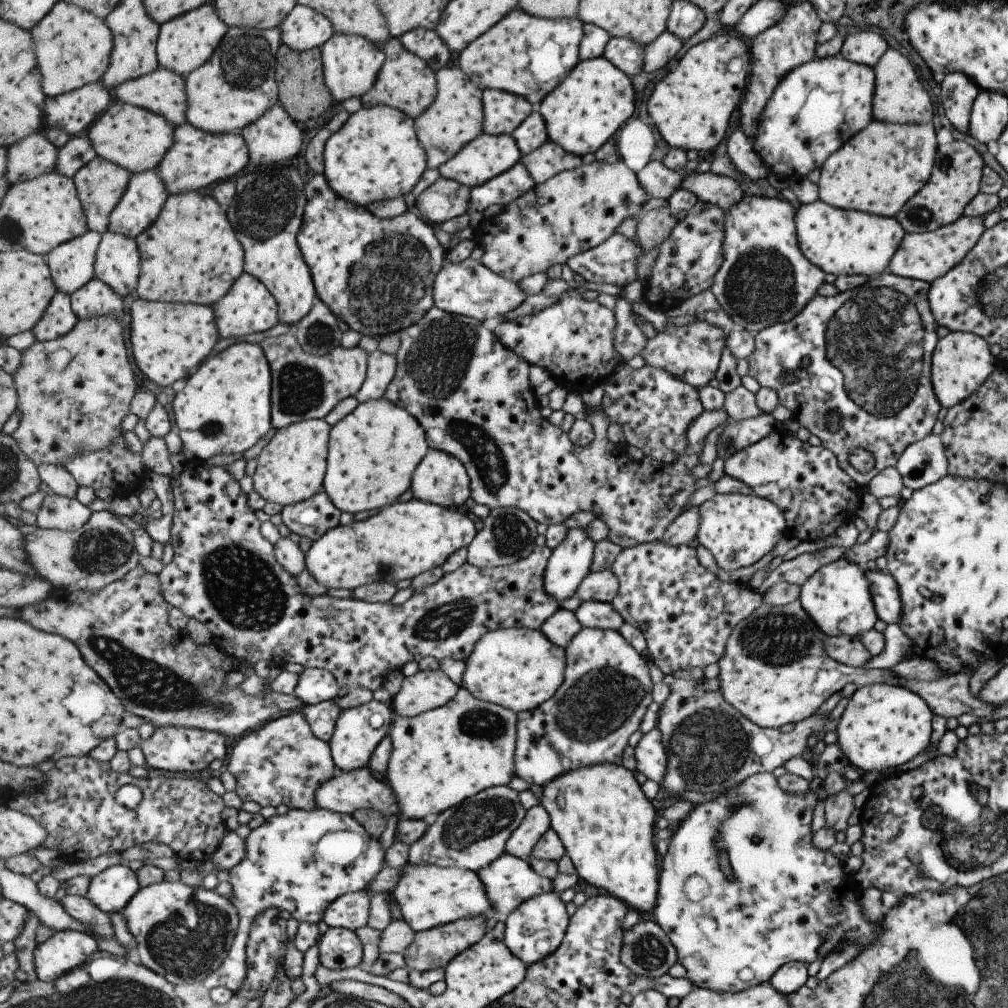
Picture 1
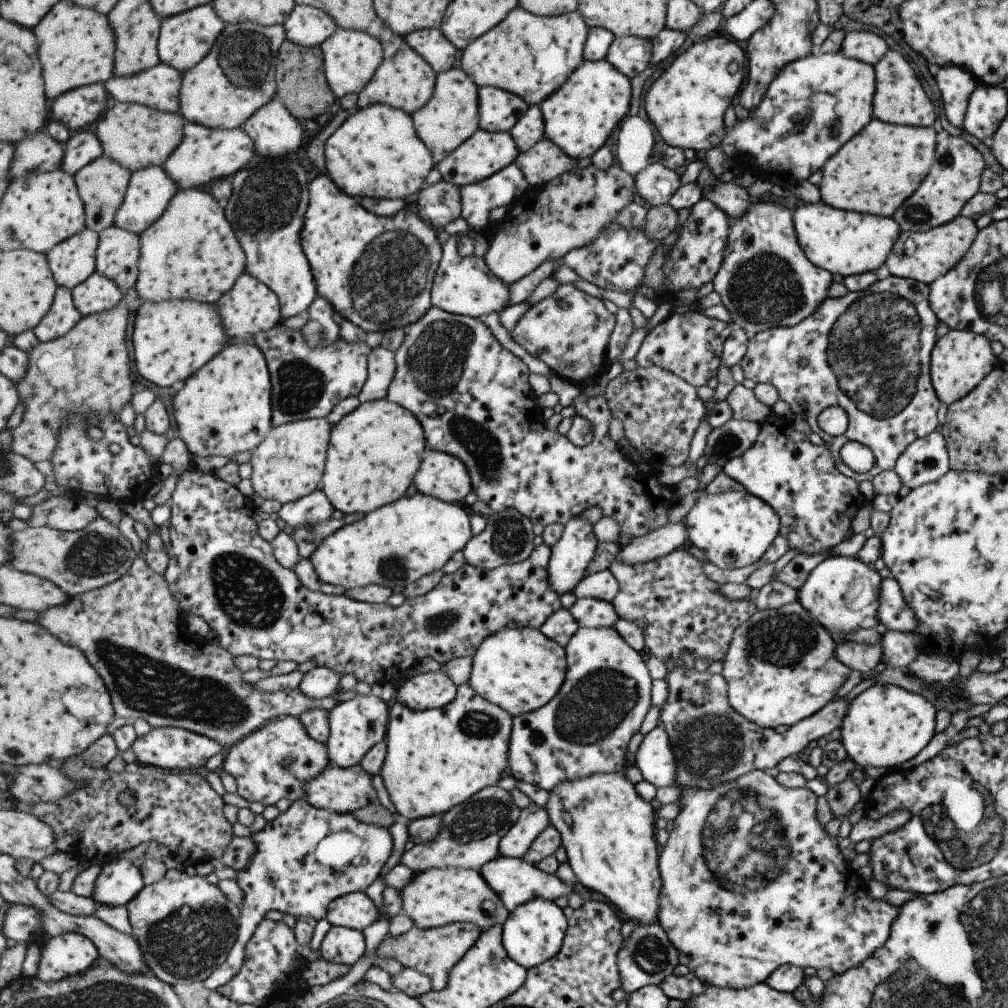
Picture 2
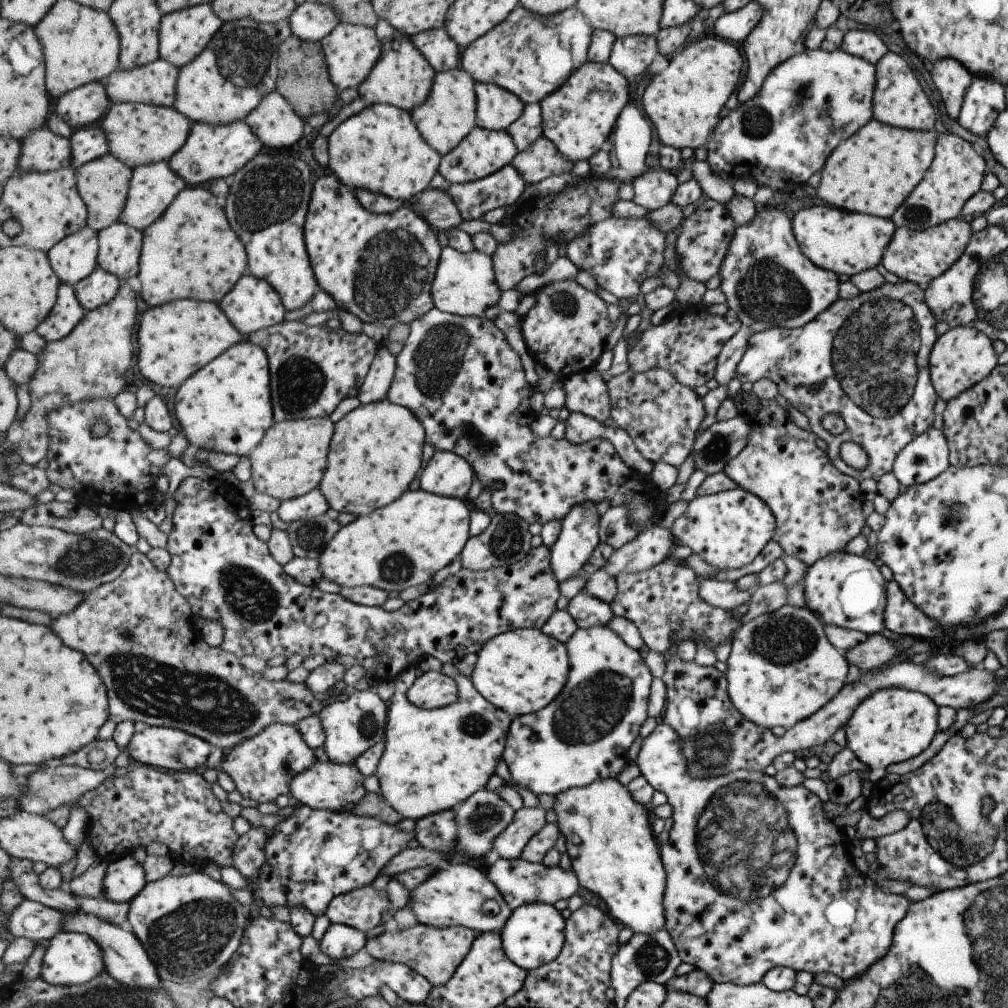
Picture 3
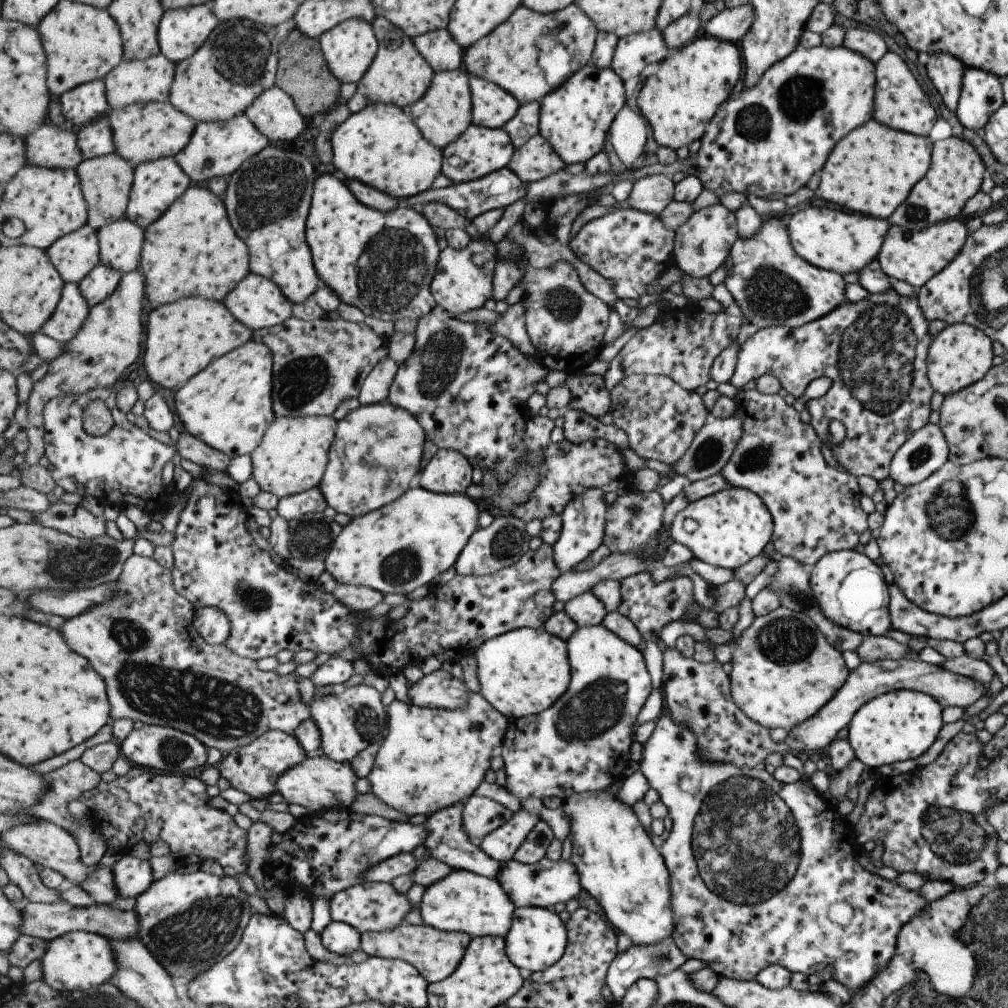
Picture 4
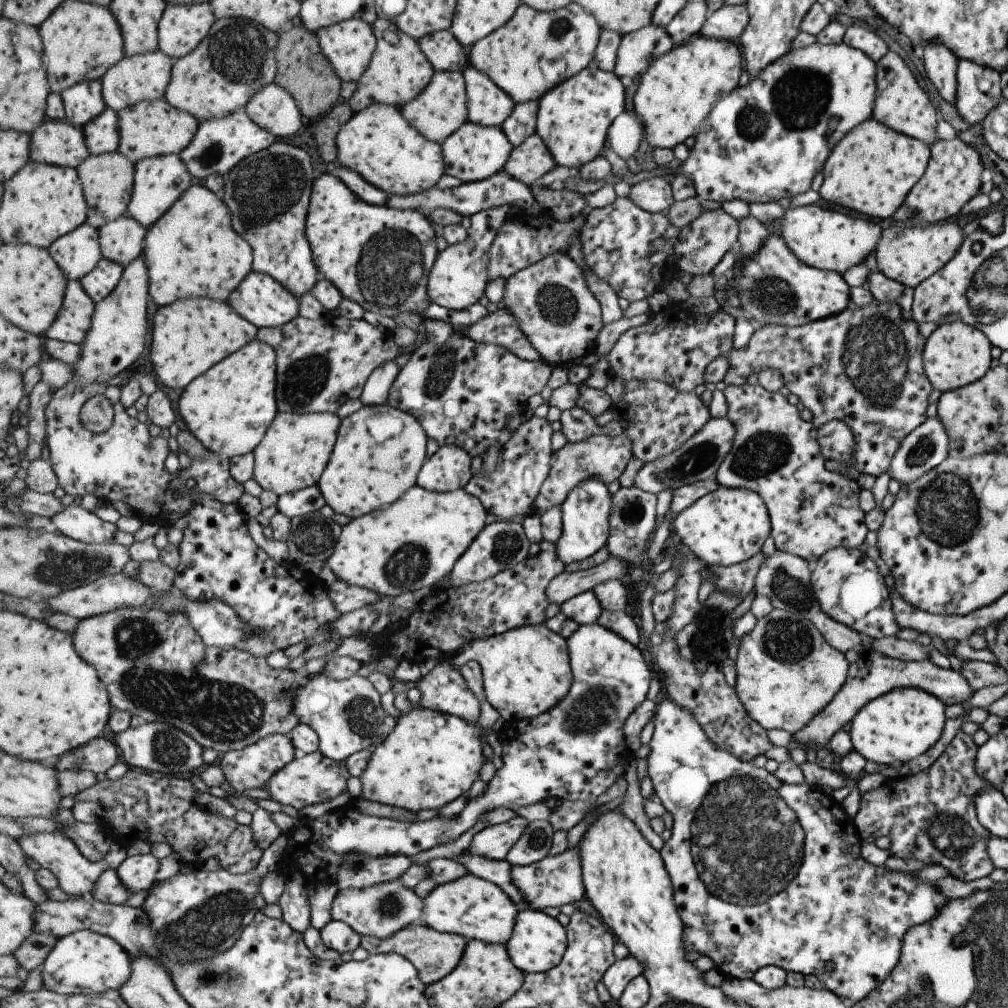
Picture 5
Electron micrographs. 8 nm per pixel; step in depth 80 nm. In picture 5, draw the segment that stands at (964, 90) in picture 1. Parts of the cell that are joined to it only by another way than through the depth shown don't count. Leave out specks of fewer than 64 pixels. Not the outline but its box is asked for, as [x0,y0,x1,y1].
[923,44,957,103]

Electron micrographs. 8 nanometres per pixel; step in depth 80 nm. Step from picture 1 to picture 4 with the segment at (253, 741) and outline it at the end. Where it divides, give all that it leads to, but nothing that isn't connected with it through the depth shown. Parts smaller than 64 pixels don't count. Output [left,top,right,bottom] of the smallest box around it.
[218,730,307,800]

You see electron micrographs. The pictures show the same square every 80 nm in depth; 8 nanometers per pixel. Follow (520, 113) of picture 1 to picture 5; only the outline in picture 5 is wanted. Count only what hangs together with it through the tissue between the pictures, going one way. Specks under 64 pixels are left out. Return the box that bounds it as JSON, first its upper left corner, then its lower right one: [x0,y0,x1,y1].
[463,64,515,127]

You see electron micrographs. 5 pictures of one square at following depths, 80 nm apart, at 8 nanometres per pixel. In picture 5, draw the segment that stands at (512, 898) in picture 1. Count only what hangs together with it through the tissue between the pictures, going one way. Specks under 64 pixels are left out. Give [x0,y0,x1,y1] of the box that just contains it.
[513,842,587,908]

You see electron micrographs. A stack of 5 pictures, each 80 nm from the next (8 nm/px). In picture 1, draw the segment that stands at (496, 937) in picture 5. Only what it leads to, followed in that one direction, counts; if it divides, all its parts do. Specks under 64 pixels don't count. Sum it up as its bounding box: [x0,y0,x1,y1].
[393,861,501,931]

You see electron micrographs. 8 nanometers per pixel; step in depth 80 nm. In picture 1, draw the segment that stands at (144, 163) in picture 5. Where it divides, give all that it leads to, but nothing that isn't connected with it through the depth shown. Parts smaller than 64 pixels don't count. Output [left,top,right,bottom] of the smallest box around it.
[109,169,170,239]

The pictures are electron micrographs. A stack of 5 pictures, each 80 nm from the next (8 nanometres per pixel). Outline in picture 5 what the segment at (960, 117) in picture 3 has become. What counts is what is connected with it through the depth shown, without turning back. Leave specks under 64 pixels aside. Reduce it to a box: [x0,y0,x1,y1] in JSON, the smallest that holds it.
[955,58,1002,124]

